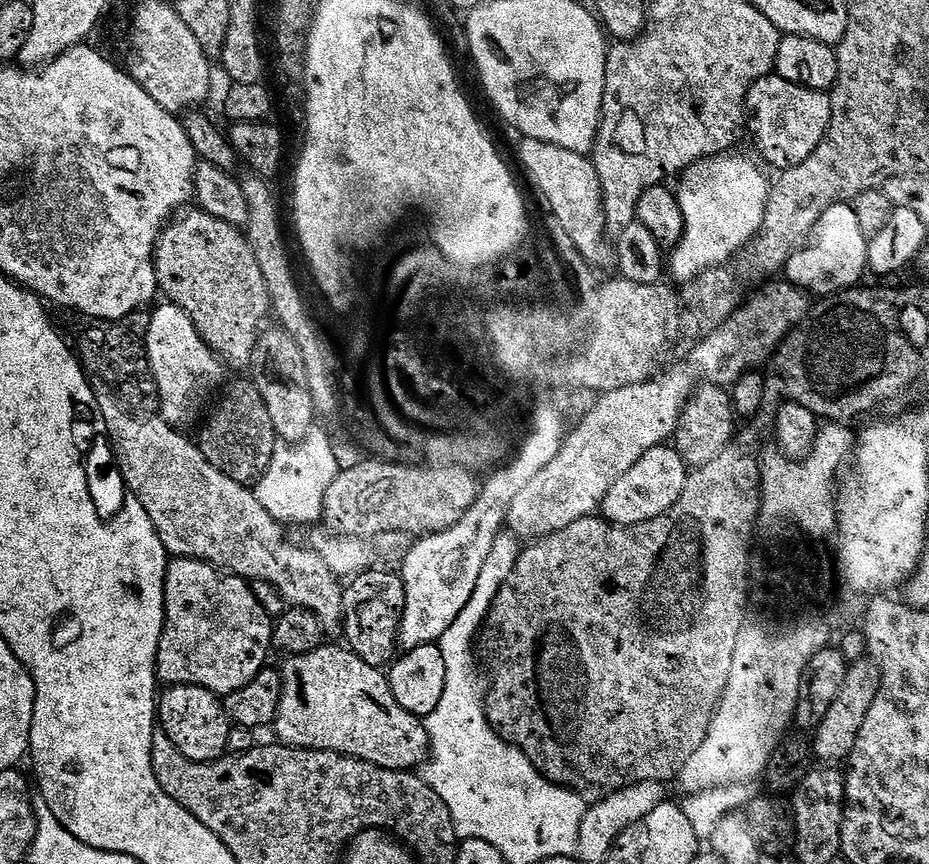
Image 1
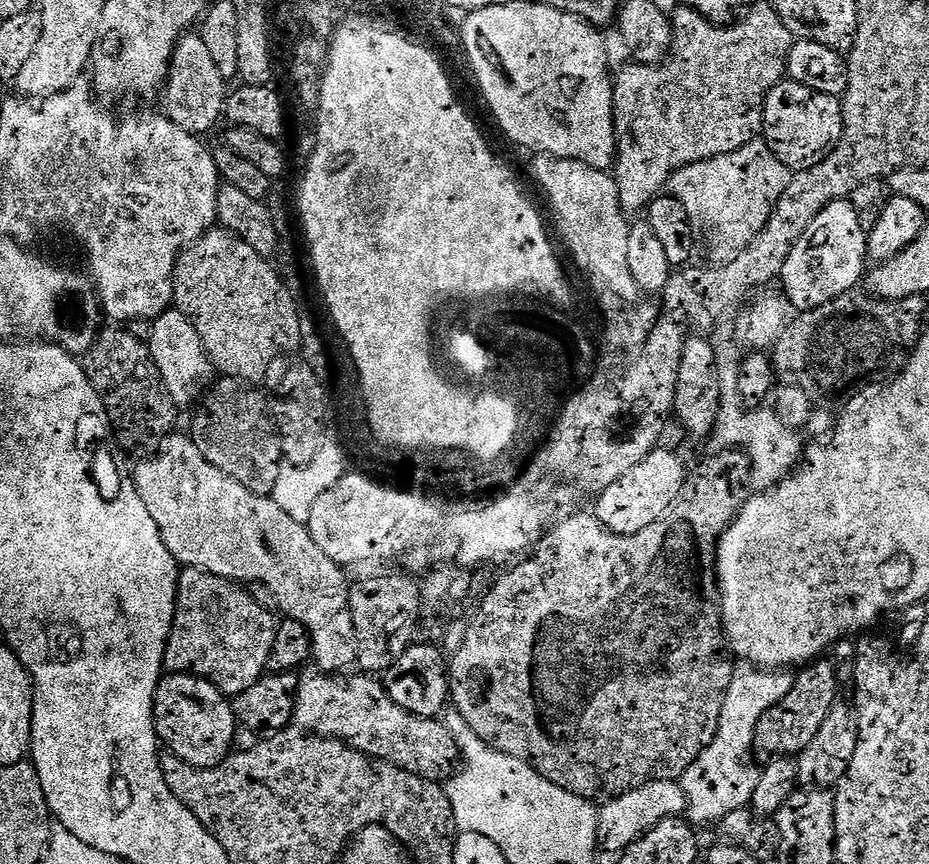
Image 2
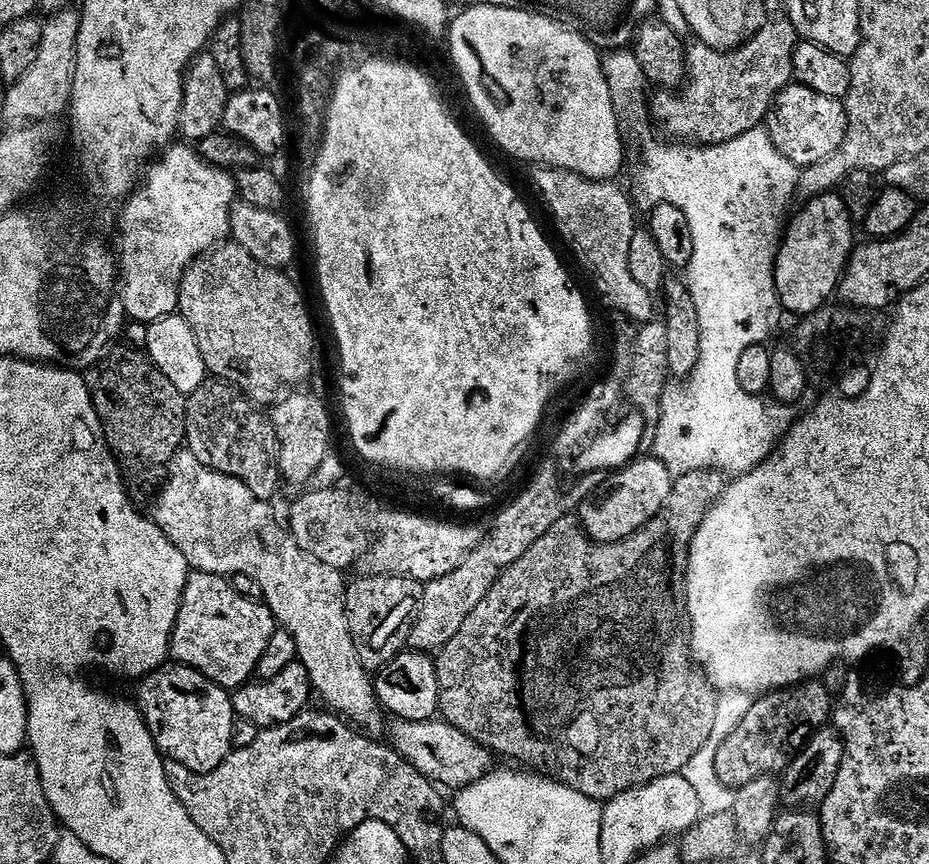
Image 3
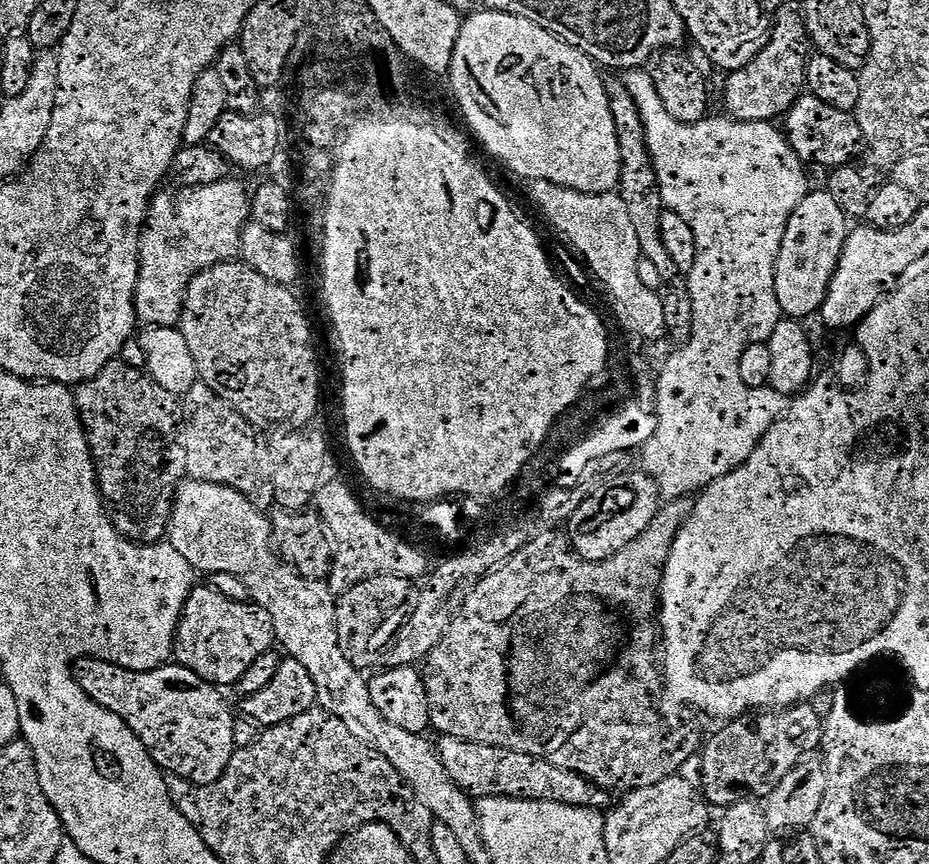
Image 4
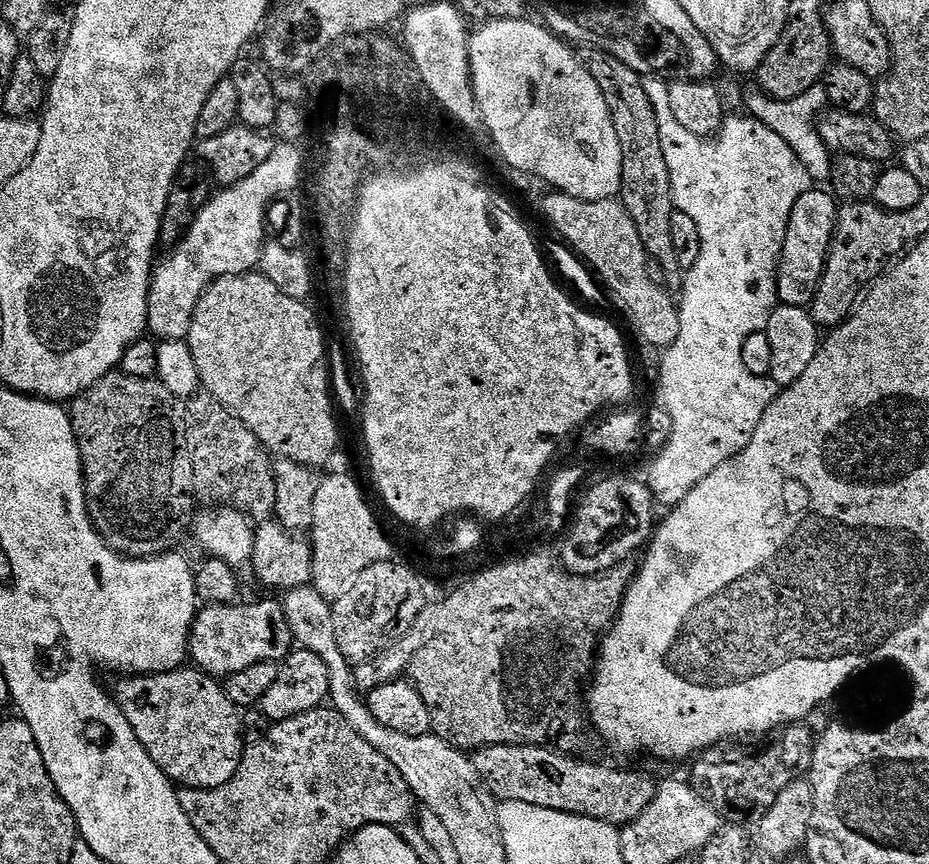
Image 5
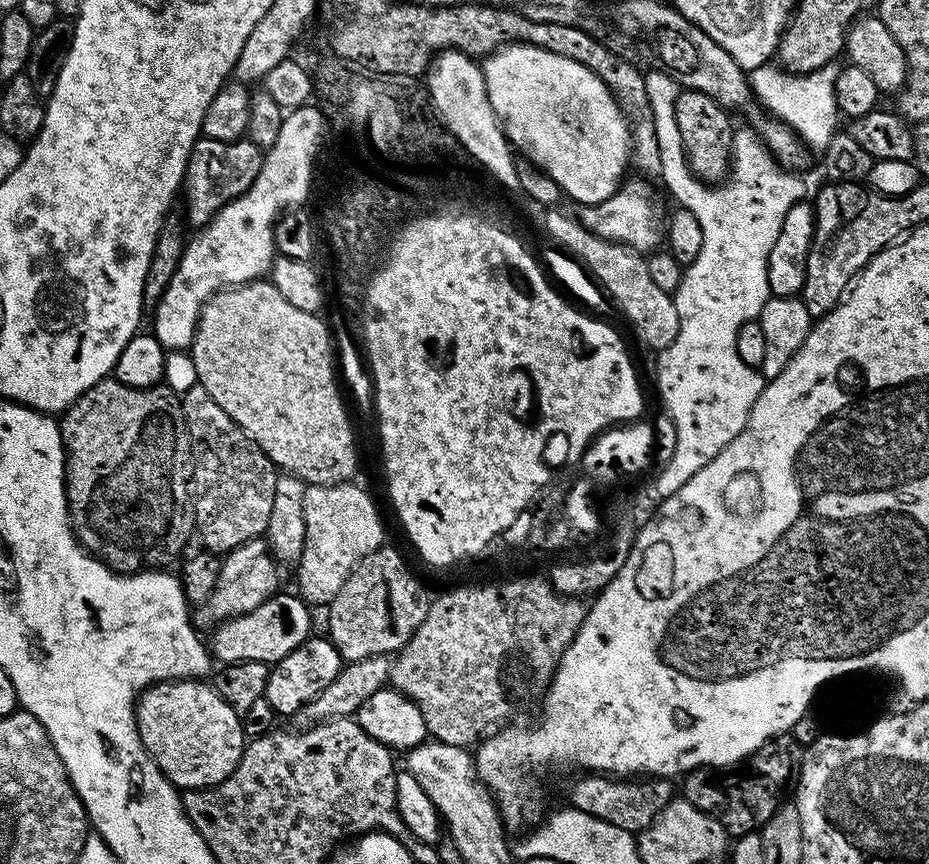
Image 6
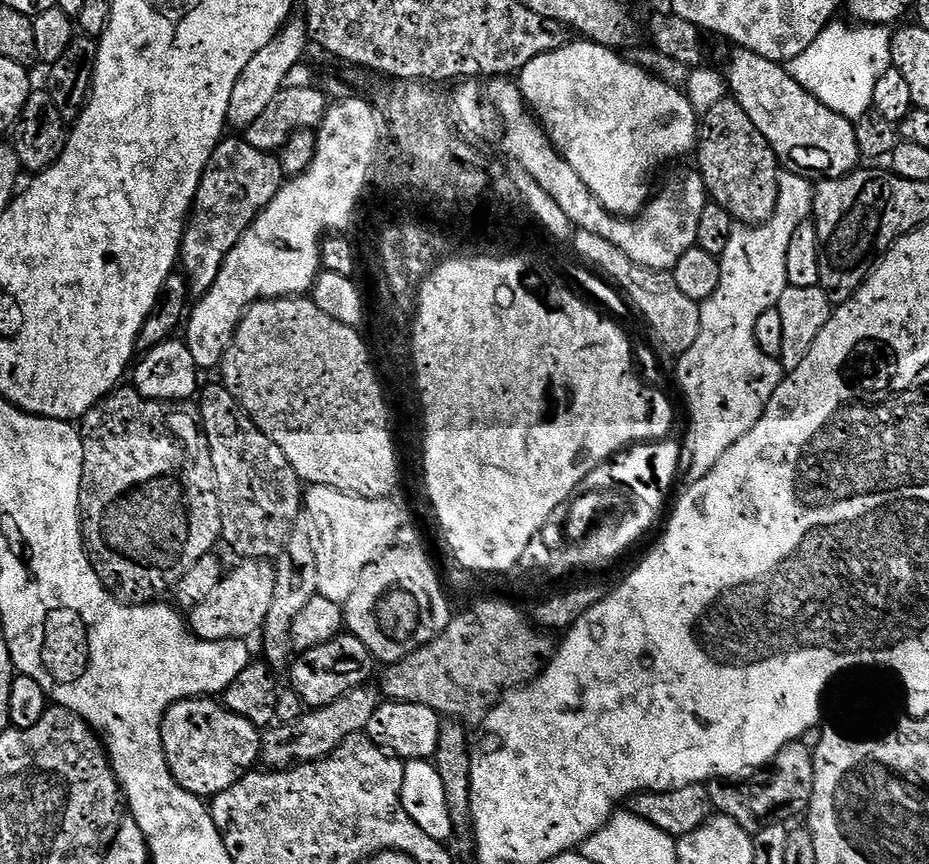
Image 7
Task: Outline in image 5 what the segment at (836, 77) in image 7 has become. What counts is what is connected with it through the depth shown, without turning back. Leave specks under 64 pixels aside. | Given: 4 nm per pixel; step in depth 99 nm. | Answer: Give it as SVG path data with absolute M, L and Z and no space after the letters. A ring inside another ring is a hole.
M820 86L804 92L795 100L773 100L759 90L749 91L746 96L747 111L766 126L770 126L770 130L774 130L774 134L778 134L778 138L782 138L782 142L786 142L790 150L794 150L794 154L798 154L802 166L806 166L809 177L813 181L821 182L827 181L833 159L830 150L822 142L816 121L825 104L824 90Z

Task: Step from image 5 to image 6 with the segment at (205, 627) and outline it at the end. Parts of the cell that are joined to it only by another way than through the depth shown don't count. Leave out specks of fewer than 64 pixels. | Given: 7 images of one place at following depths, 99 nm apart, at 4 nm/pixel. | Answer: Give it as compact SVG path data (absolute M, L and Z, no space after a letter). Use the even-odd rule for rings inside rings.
M277 594L264 605L259 606L256 611L233 619L230 627L221 627L218 632L220 636L210 641L211 655L217 661L220 659L221 665L224 666L243 662L260 662L275 666L278 661L286 658L310 638L310 632L304 625L304 619L307 618L310 608L303 599L300 600L295 600L292 596ZM228 628L232 628L232 632Z

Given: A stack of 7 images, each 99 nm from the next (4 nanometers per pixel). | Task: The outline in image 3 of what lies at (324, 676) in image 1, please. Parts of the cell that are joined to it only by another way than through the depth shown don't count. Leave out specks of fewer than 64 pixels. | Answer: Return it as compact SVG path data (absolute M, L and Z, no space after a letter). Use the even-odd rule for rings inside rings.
M433 718L422 722L393 719L390 724L390 732L391 728L391 745L408 763L413 764L426 779L431 780L441 789L469 788L493 771L493 753L478 742L471 740L466 734L462 734L462 730L458 730L443 719Z

